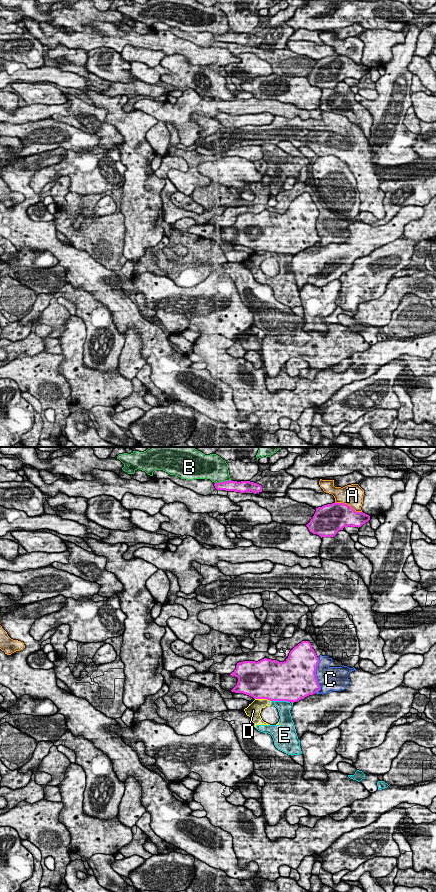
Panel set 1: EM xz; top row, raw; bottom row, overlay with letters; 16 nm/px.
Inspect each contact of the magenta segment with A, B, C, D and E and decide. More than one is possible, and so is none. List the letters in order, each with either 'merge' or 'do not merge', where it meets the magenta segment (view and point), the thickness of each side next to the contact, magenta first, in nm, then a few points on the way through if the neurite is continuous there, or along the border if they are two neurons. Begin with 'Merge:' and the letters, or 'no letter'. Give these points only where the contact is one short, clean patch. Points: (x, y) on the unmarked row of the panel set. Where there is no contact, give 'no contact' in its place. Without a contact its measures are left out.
Merge: no letter
A: do not merge | xz (348, 57) | 420/340 nm
B: do not merge | xz (222, 34) | 170/380 nm
C: do not merge | xz (315, 227) | 500/380 nm
D: do not merge | xz (263, 250) | 500/220 nm
E: do not merge | xz (280, 252) | 500/200 nm | along xz (271, 252), (285, 252), (289, 254)

